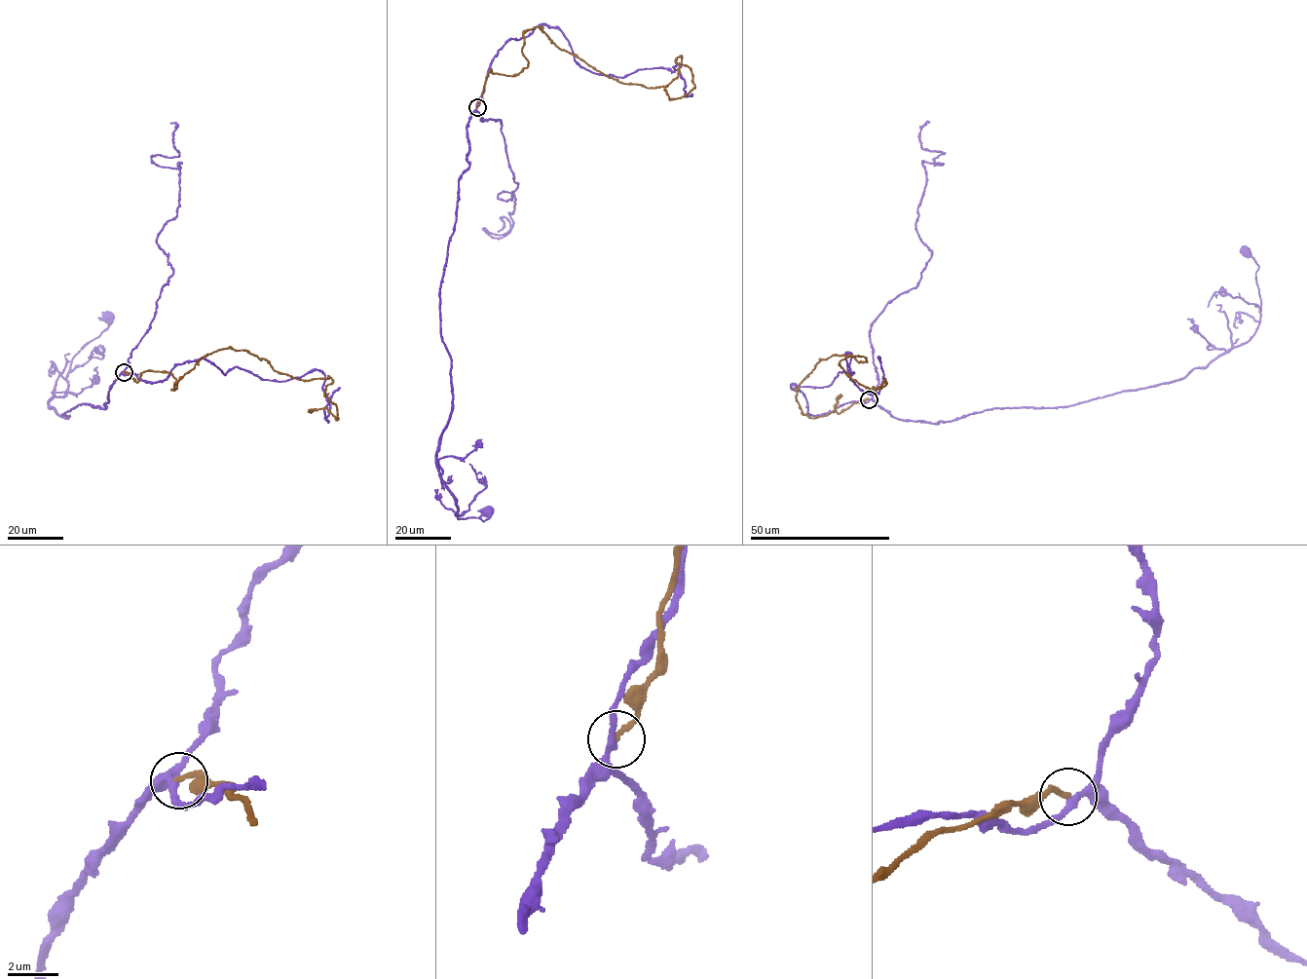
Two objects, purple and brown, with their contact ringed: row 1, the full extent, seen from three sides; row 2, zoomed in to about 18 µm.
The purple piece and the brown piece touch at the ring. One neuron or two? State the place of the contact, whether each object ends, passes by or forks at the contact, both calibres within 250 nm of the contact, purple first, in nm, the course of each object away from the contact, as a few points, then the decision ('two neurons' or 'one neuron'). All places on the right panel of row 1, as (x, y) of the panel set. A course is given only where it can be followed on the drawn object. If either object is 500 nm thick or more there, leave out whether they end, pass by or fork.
at (869, 399); purple passes by; brown ends there; 260 nm thick on the purple side, 240 nm on the other; purple runs (869, 399), (894, 417), (936, 424), (999, 408), (1066, 407), (1181, 379), (1255, 331), (1258, 266), (1246, 252); brown runs (869, 399), (809, 418), (796, 397), (836, 354), (866, 358), (840, 362), (885, 378), (873, 387); two neurons

